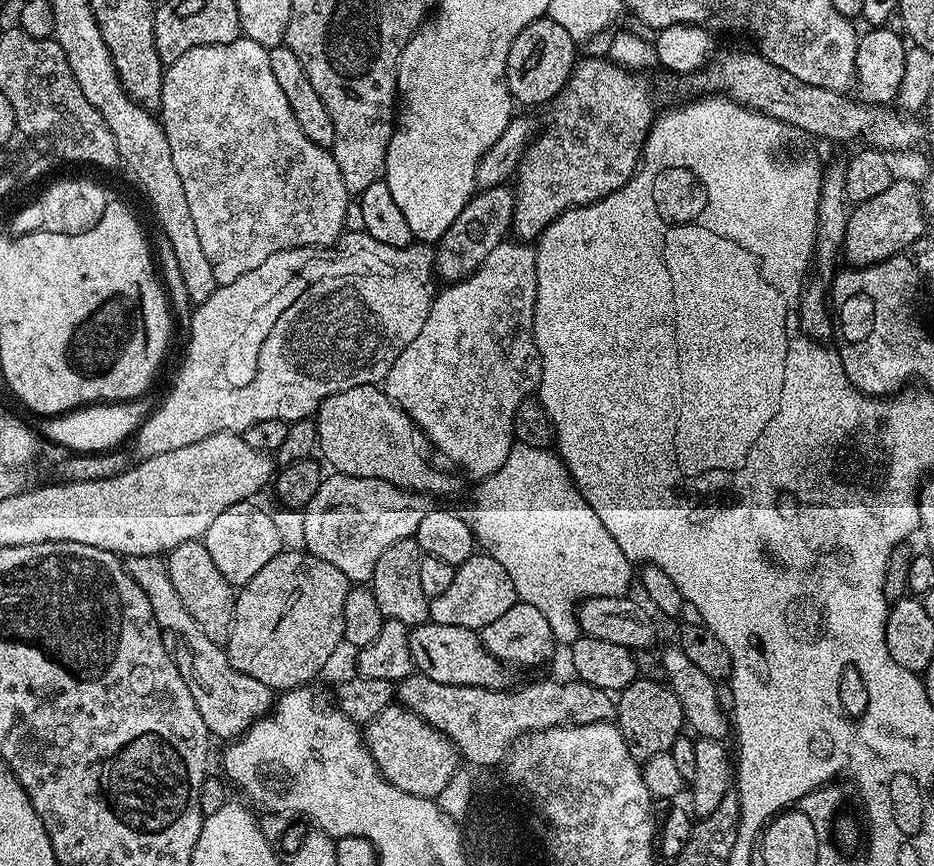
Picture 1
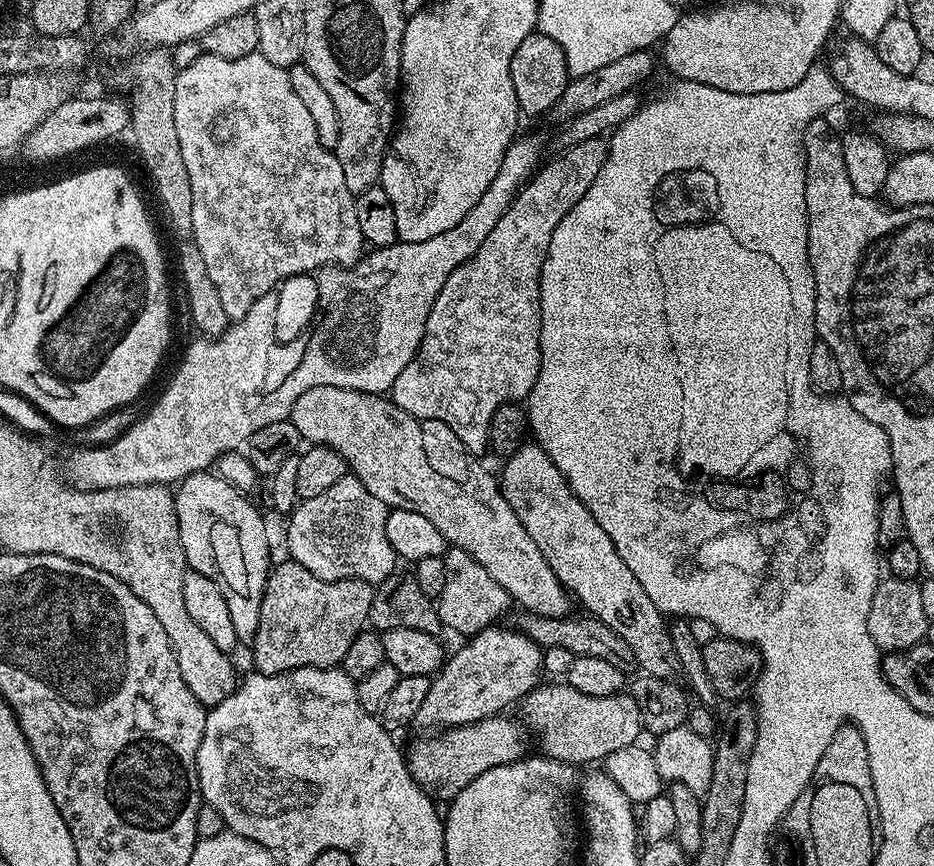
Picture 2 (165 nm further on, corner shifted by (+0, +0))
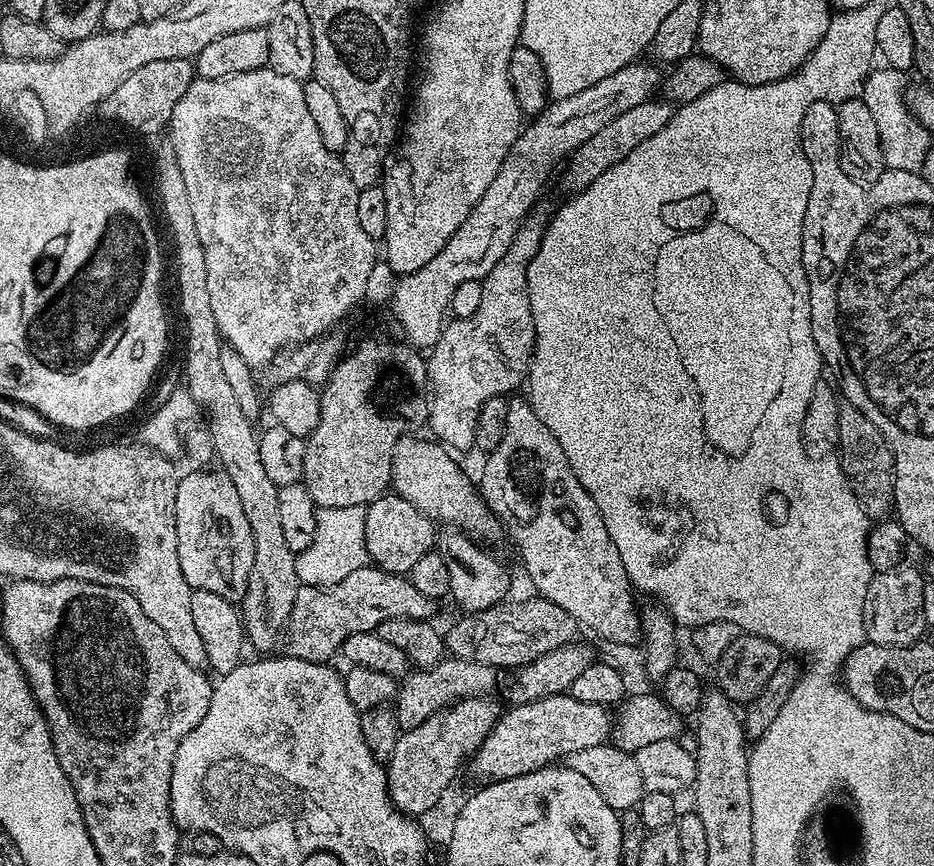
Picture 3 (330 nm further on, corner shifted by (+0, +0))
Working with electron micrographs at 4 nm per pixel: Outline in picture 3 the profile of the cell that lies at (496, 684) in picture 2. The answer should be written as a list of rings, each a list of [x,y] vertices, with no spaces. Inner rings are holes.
[[[487,695],[468,696],[465,700],[458,700],[450,708],[435,712],[420,726],[401,731],[398,746],[394,746],[394,754],[386,761],[388,774],[388,796],[392,805],[405,816],[420,818],[423,812],[428,812],[444,796],[444,791],[452,784],[460,763],[467,761],[479,748],[480,743],[490,734],[492,727],[500,721],[502,707],[496,700],[488,700]]]

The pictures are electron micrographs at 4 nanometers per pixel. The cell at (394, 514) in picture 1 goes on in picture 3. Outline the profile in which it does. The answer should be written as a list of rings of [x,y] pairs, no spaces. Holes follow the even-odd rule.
[[[362,504],[317,508],[314,540],[296,557],[296,576],[301,585],[328,588],[331,584],[342,582],[346,574],[354,574],[354,570],[365,567],[369,563],[366,550],[367,513],[367,507]]]

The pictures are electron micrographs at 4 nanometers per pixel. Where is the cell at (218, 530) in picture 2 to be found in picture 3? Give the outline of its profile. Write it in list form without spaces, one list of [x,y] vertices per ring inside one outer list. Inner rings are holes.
[[[192,470],[183,473],[176,495],[176,533],[178,534],[178,562],[182,562],[182,574],[192,588],[214,590],[222,598],[238,602],[246,594],[246,582],[250,578],[250,566],[254,566],[254,538],[250,534],[250,522],[242,510],[242,502],[234,491],[234,482],[223,470]]]

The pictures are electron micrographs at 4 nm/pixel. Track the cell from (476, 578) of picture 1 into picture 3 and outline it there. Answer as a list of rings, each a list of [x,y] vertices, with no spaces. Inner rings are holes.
[[[451,526],[445,527],[436,537],[436,548],[442,558],[446,558],[446,567],[450,570],[451,599],[456,599],[468,614],[481,612],[501,603],[509,595],[508,587],[512,584],[512,576],[508,573],[507,566],[502,561],[495,560],[483,547],[487,548],[467,532]]]

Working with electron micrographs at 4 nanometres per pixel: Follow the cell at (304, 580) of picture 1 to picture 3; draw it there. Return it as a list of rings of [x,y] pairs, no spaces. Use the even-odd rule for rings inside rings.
[[[365,566],[346,574],[342,582],[328,588],[315,588],[305,584],[296,590],[292,613],[286,629],[287,655],[315,664],[331,661],[331,656],[341,651],[346,642],[359,632],[375,632],[382,622],[395,616],[411,620],[428,620],[431,617],[433,601],[414,590],[407,575],[387,572],[375,566]]]

